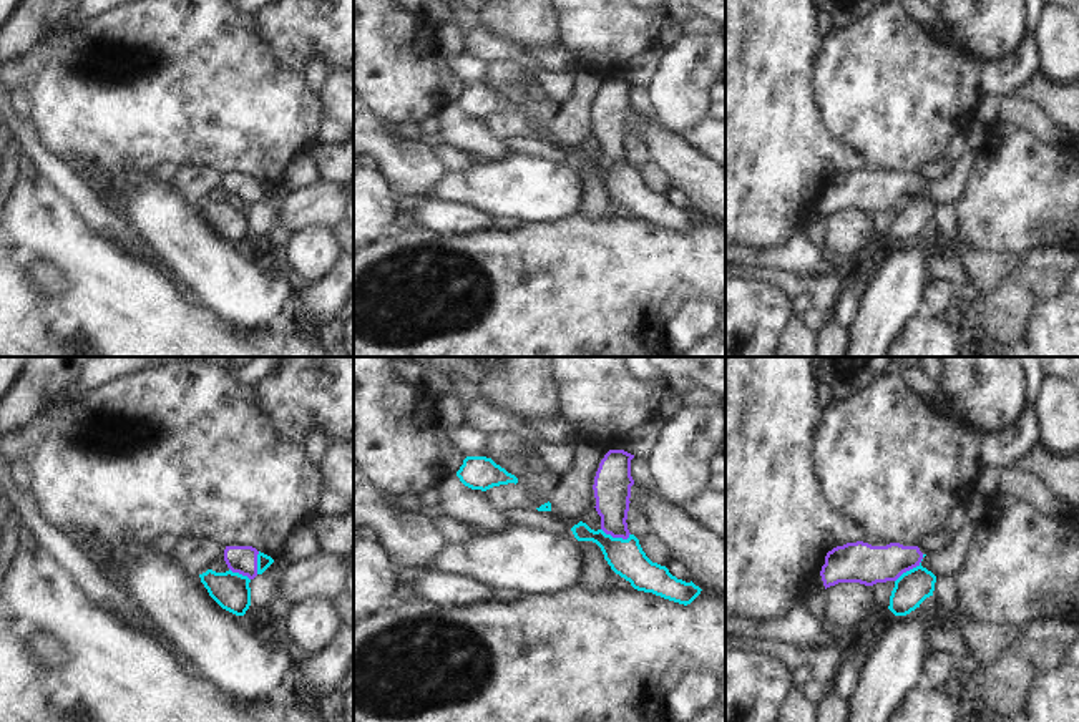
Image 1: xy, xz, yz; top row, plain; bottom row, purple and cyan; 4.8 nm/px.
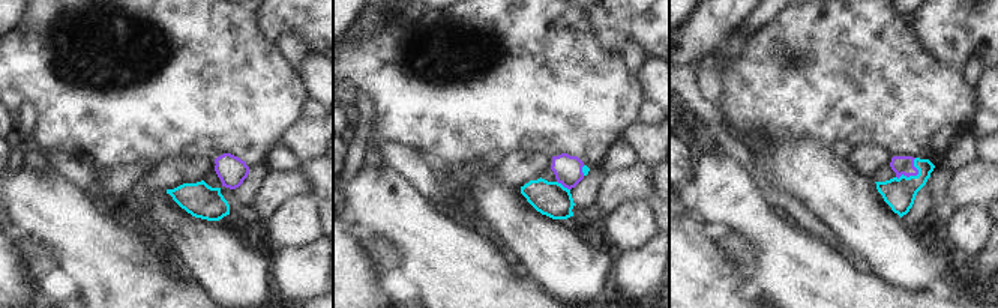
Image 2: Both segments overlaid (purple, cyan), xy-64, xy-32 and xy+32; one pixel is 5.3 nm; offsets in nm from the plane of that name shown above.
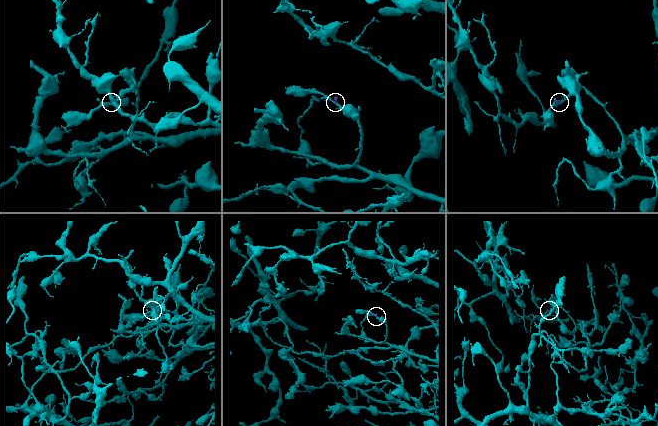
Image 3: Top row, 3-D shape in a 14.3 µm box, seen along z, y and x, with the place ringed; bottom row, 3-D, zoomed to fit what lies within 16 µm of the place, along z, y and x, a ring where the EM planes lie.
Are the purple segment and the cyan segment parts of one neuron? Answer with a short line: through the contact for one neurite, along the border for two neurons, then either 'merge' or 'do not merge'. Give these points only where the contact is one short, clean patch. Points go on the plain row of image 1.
line yz (862, 191), (900, 191), (910, 196), (912, 216); merge

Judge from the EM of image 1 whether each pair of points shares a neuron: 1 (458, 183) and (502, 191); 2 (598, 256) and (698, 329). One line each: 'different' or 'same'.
1: same
2: different

